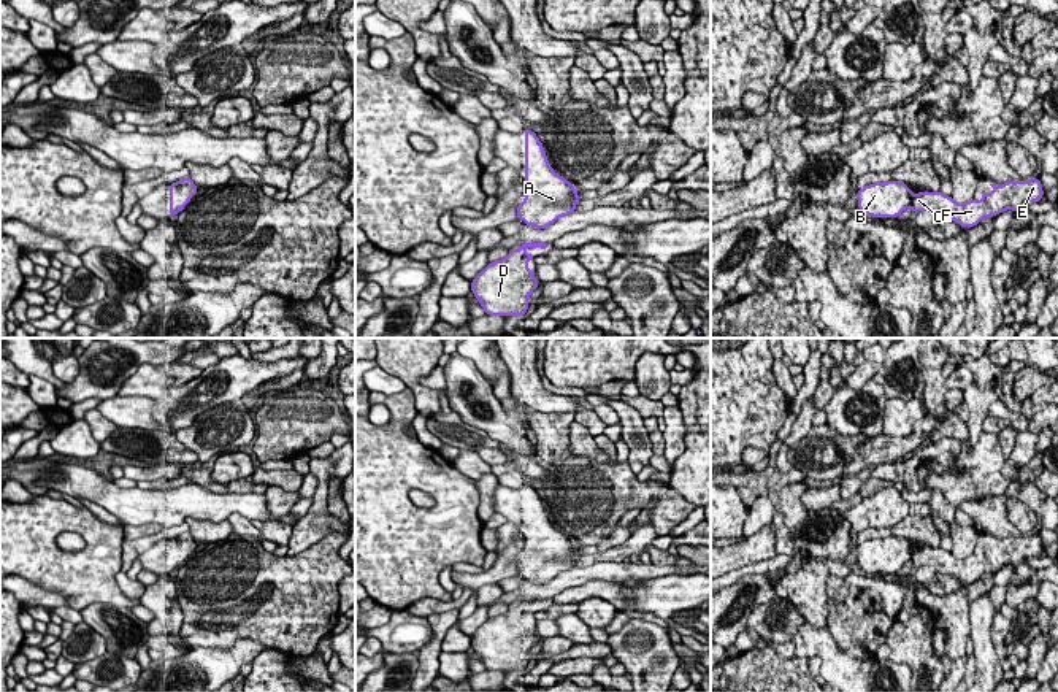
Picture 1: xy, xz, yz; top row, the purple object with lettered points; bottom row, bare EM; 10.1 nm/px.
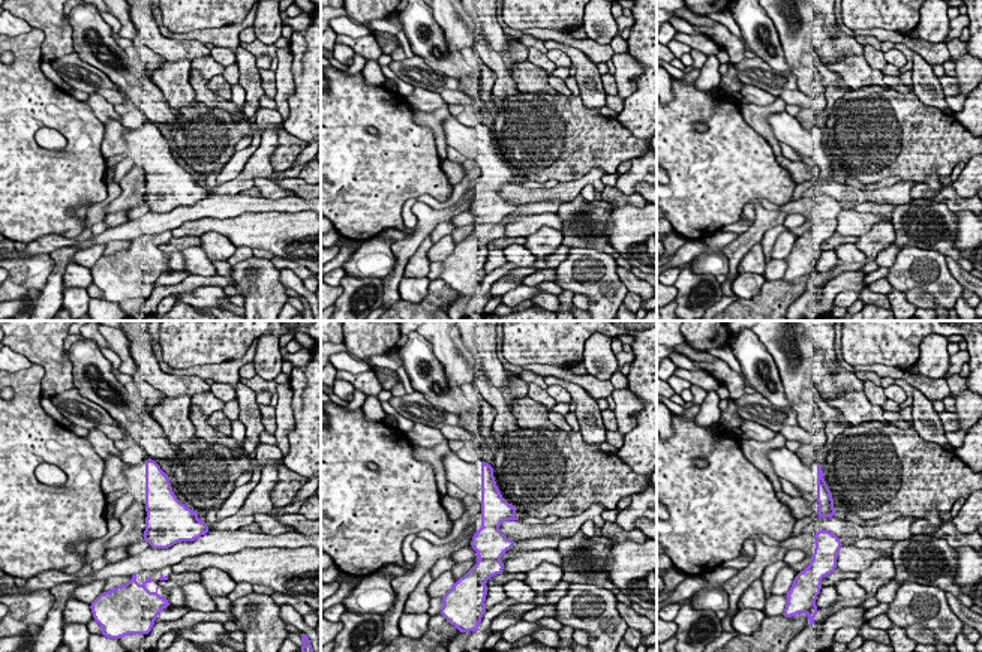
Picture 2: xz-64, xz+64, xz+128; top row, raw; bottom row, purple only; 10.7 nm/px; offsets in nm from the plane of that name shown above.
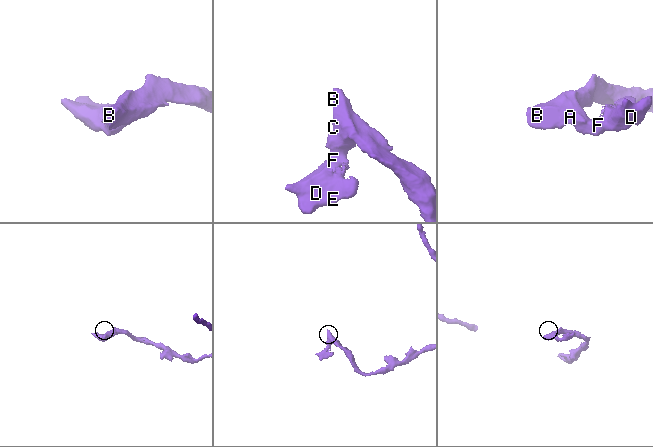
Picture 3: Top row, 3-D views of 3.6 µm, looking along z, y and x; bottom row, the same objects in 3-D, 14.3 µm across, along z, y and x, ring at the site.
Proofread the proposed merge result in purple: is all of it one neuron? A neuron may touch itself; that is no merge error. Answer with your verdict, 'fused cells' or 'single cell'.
single cell

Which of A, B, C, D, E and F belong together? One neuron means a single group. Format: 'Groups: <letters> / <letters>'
Groups: A B C D E F

